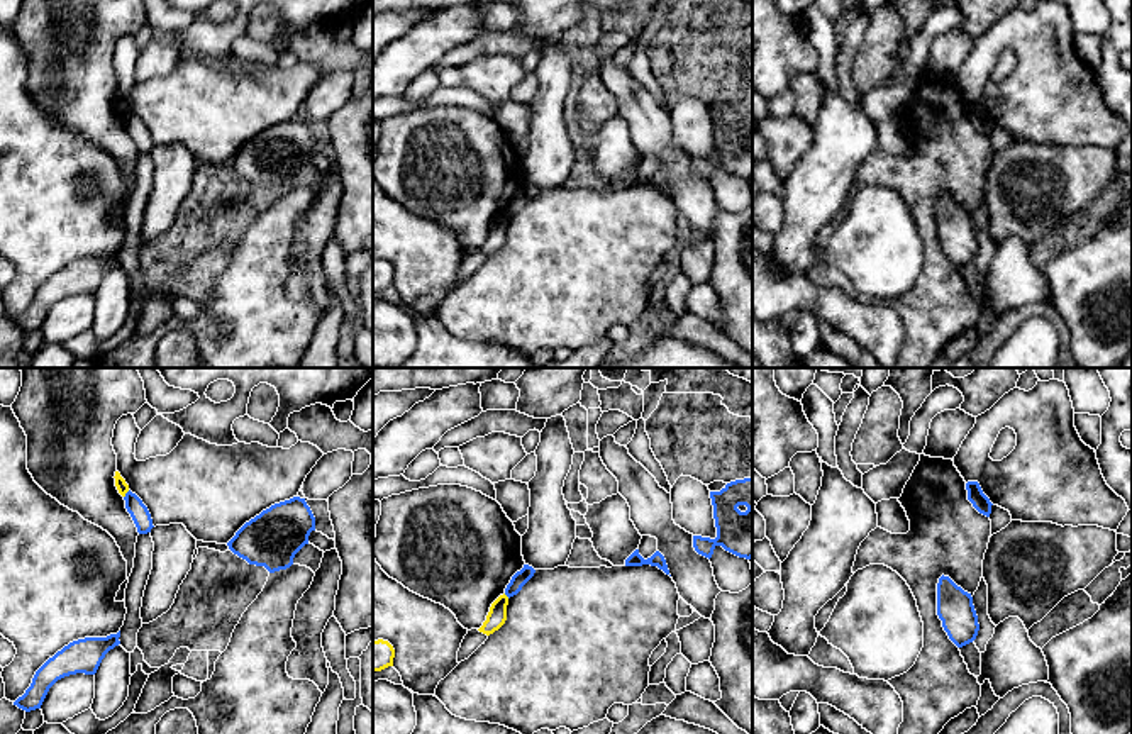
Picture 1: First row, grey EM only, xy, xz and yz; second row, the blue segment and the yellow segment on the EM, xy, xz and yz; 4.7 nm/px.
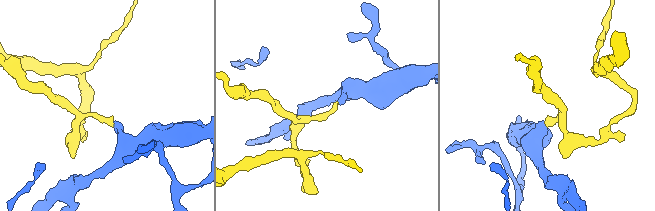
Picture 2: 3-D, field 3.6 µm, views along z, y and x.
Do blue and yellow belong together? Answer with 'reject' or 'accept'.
reject

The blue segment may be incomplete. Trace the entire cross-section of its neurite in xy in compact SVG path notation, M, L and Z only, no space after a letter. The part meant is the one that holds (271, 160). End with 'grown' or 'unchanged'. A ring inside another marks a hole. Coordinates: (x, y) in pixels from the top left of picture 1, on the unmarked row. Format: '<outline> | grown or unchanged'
M293 117L246 142L227 166L249 185L275 193L293 185L295 175L308 164L312 151L315 137L310 127L305 119Z | unchanged

